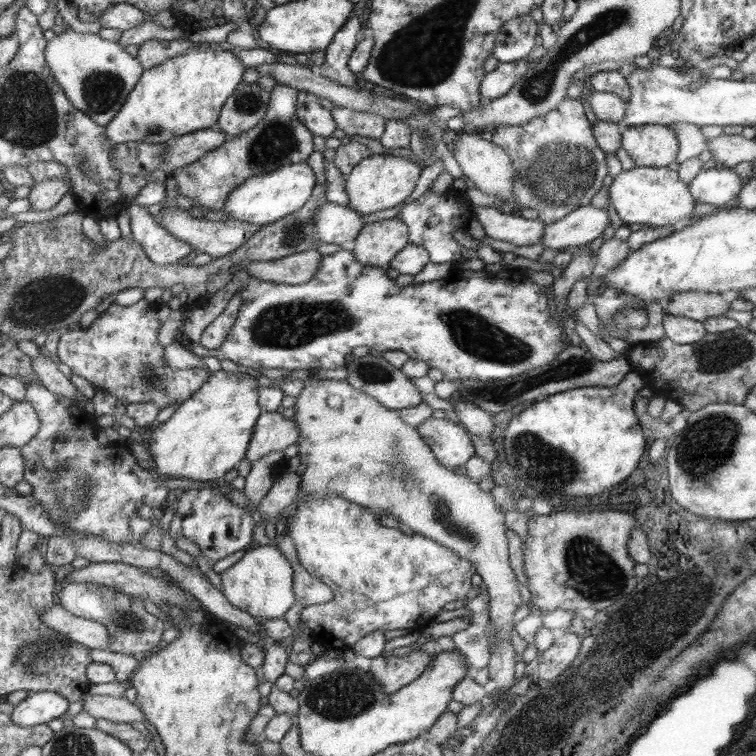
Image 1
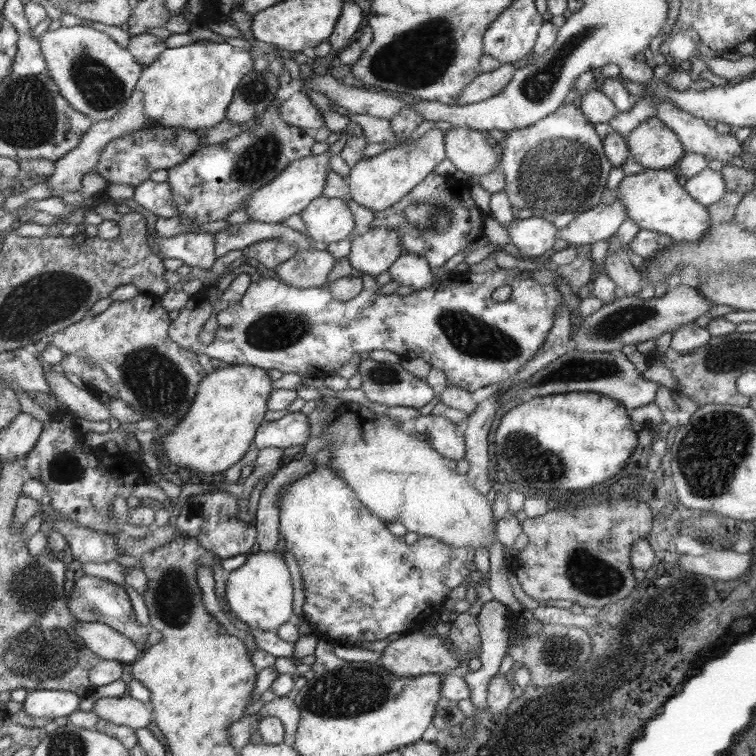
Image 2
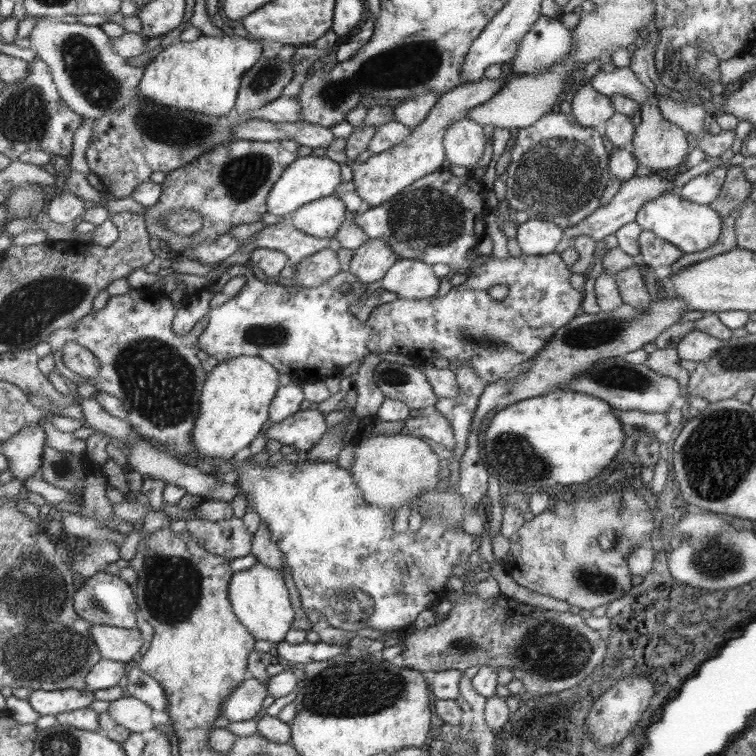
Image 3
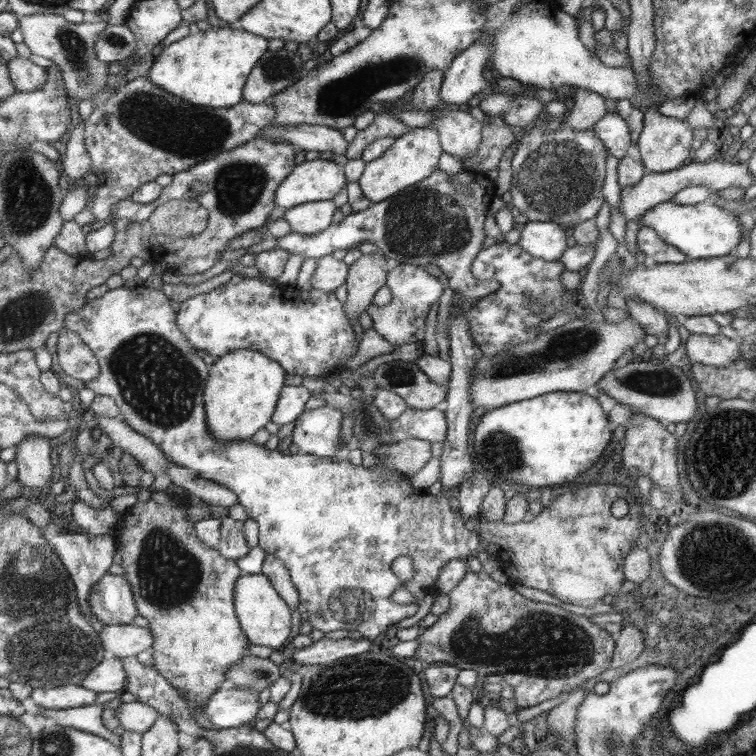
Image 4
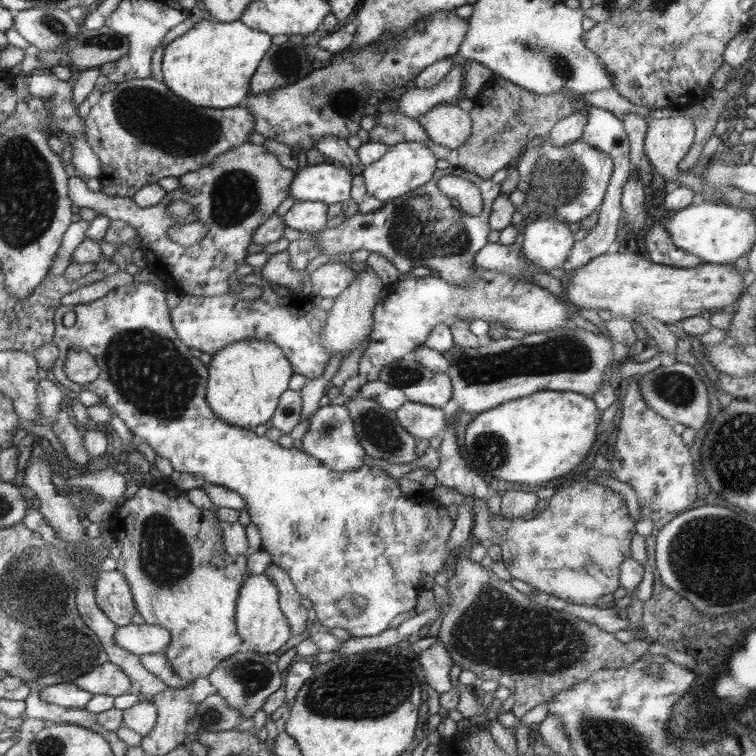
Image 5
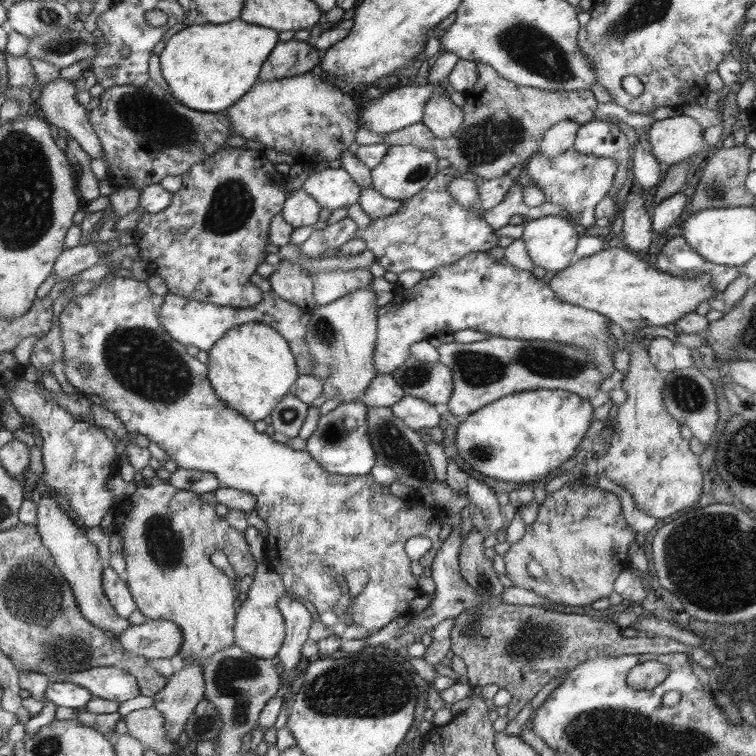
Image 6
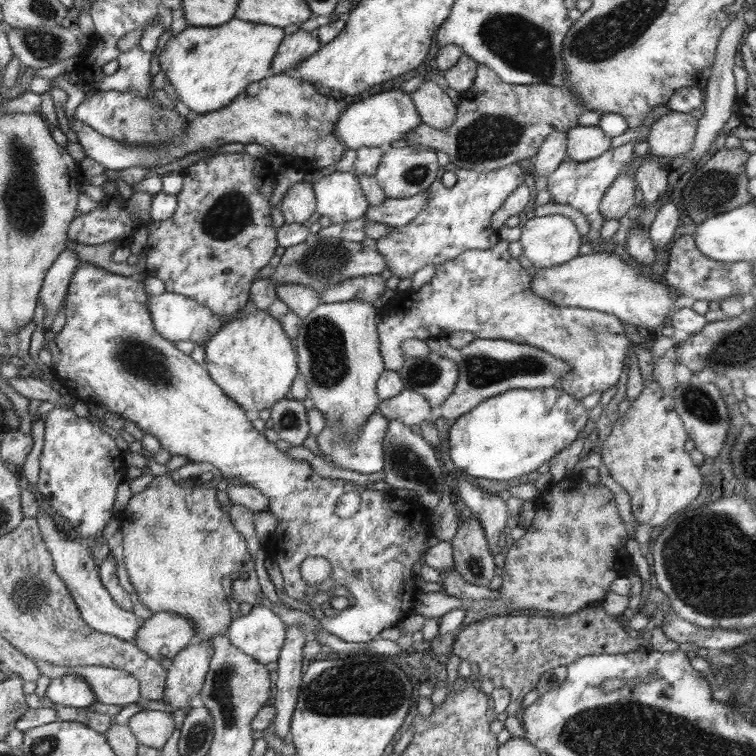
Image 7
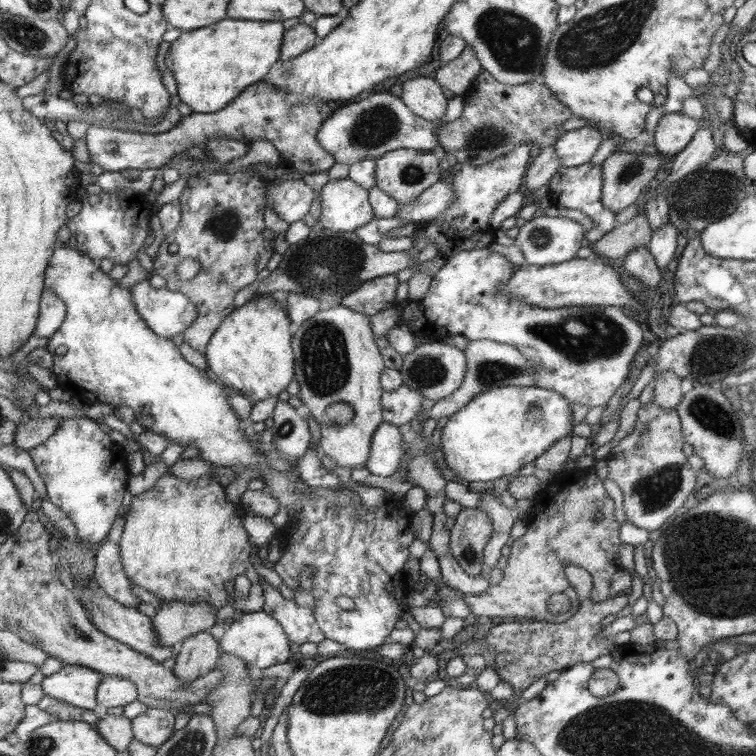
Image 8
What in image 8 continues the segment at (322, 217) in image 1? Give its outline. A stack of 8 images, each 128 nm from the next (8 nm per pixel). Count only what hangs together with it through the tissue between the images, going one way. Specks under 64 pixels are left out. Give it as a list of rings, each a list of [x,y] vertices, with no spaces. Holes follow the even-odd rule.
[[[302,178],[286,180],[267,187],[267,204],[280,219],[287,223],[302,221],[314,200],[312,188]]]

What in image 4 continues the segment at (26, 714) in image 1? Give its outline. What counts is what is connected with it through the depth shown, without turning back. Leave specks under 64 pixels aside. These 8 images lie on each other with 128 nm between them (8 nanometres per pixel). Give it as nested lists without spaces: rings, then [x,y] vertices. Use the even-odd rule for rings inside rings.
[[[67,685],[57,688],[36,688],[31,693],[34,703],[45,710],[62,711],[82,706],[93,706],[97,693],[86,687]]]

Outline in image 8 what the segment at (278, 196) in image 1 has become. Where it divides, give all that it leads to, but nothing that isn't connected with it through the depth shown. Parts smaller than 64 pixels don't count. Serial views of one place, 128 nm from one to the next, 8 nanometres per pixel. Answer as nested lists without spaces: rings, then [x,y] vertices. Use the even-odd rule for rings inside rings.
[[[330,179],[322,188],[320,226],[335,232],[355,232],[374,218],[368,190],[354,179]]]

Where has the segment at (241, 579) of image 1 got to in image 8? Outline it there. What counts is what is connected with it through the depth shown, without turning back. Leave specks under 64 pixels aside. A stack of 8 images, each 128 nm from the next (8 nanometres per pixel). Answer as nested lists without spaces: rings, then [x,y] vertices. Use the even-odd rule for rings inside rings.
[[[266,611],[243,613],[240,619],[228,625],[228,630],[224,631],[219,646],[226,654],[240,658],[246,662],[248,669],[256,672],[269,668],[273,664],[288,662],[291,658],[291,639],[287,637],[283,625]]]

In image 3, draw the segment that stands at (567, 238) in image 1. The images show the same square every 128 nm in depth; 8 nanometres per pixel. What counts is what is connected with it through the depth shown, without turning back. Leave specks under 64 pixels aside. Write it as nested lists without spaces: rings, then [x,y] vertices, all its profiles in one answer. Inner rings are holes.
[[[652,173],[650,175],[640,175],[629,178],[628,180],[622,181],[620,190],[610,204],[606,206],[600,206],[599,210],[591,215],[588,219],[585,219],[579,225],[572,226],[570,229],[564,231],[564,236],[571,238],[580,235],[588,235],[594,241],[599,241],[610,234],[615,234],[622,226],[635,222],[639,209],[644,203],[655,200],[656,197],[664,195],[665,192],[674,191],[674,183],[670,181],[668,176],[661,176],[660,173]]]

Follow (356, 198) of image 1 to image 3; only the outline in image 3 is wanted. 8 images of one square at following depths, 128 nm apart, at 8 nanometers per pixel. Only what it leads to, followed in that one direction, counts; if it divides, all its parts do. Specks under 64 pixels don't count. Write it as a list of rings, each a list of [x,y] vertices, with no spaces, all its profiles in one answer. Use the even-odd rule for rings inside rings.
[[[505,72],[498,79],[491,80],[484,77],[478,82],[458,85],[439,96],[438,102],[434,104],[434,108],[430,110],[428,116],[404,141],[384,152],[370,155],[366,162],[358,164],[358,162],[354,161],[352,165],[353,181],[358,195],[370,208],[380,206],[413,185],[420,178],[440,171],[444,160],[446,160],[444,158],[445,146],[442,146],[442,136],[446,136],[446,128],[451,128],[451,125],[455,124],[456,121],[466,117],[468,110],[488,102],[503,88],[504,84],[507,84],[508,78],[509,75]]]

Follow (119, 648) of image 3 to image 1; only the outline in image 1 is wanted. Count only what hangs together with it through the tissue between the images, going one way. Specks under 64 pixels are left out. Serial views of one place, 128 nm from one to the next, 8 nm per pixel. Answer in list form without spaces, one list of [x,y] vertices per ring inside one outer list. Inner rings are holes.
[[[57,603],[43,614],[44,625],[71,639],[72,642],[87,646],[92,650],[106,650],[110,646],[108,629],[93,620],[74,616]]]

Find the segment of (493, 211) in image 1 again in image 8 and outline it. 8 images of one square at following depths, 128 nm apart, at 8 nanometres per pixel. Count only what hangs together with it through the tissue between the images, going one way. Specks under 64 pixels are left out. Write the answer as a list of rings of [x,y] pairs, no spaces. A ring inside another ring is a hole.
[[[538,213],[532,220],[520,228],[514,238],[515,244],[526,260],[526,265],[550,266],[576,259],[578,250],[586,243],[586,231],[582,224],[568,218],[552,218]]]

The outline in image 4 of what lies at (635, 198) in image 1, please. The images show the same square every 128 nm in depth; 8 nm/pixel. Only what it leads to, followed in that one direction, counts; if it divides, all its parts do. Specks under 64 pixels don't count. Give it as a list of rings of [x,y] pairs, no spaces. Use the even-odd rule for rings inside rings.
[[[664,202],[643,214],[638,221],[652,228],[668,244],[678,248],[688,259],[719,258],[730,255],[742,240],[741,222],[730,210],[719,208],[714,202],[680,205]]]

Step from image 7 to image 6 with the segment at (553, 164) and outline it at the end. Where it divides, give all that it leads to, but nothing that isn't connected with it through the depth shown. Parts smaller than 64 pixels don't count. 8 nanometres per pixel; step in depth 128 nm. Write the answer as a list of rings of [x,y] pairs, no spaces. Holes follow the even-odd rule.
[[[572,120],[560,121],[558,125],[552,126],[543,136],[542,152],[548,158],[556,158],[573,148],[576,135],[581,125]]]

